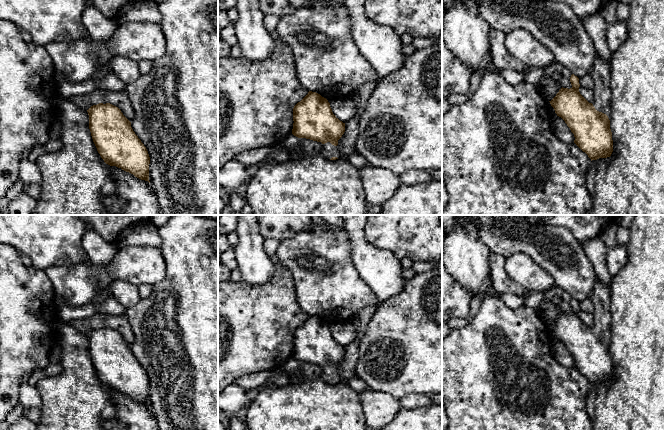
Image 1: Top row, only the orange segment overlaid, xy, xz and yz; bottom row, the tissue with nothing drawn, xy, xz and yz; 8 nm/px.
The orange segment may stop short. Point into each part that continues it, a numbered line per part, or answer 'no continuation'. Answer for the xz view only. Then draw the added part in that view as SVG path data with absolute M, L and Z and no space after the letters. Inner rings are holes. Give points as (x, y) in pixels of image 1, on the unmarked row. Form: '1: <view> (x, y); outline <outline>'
1: xz (328, 374); outline M327 366L322 369L322 372L319 378L322 381L329 383L329 384L332 381L343 382L338 370L334 370L330 366Z

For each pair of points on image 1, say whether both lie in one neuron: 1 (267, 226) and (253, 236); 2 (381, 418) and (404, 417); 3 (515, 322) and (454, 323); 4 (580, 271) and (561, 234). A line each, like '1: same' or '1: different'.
1: different
2: different
3: different
4: same

